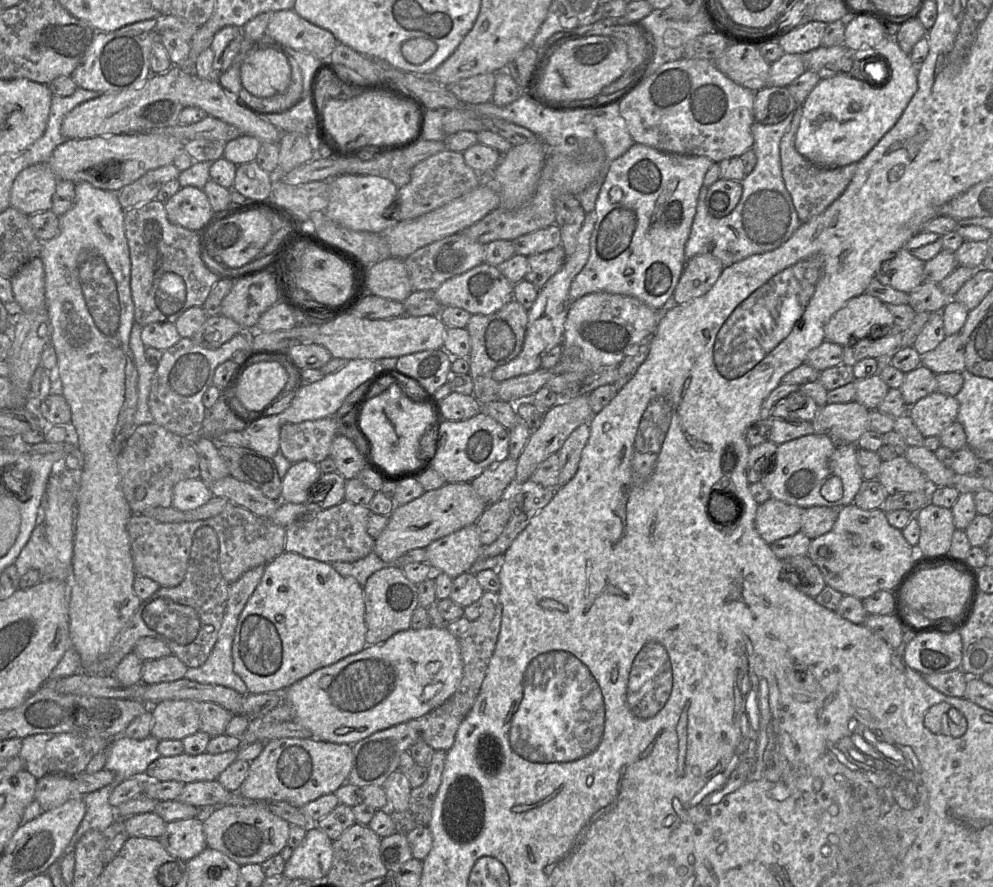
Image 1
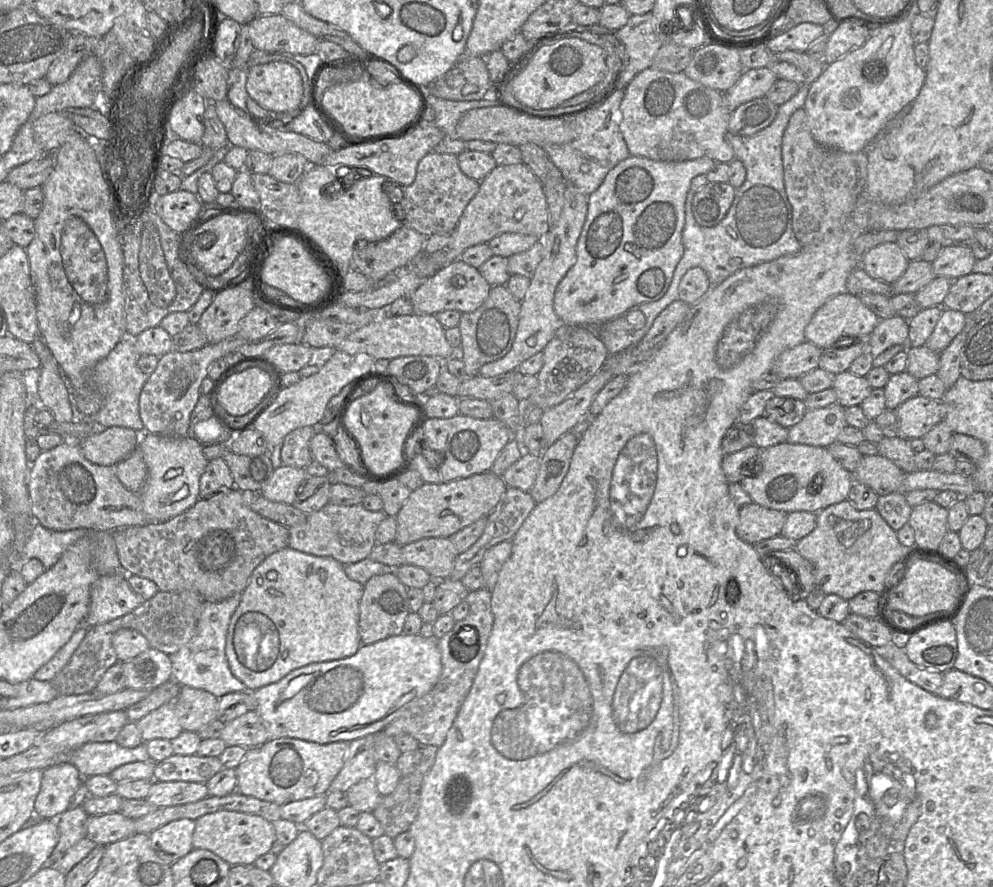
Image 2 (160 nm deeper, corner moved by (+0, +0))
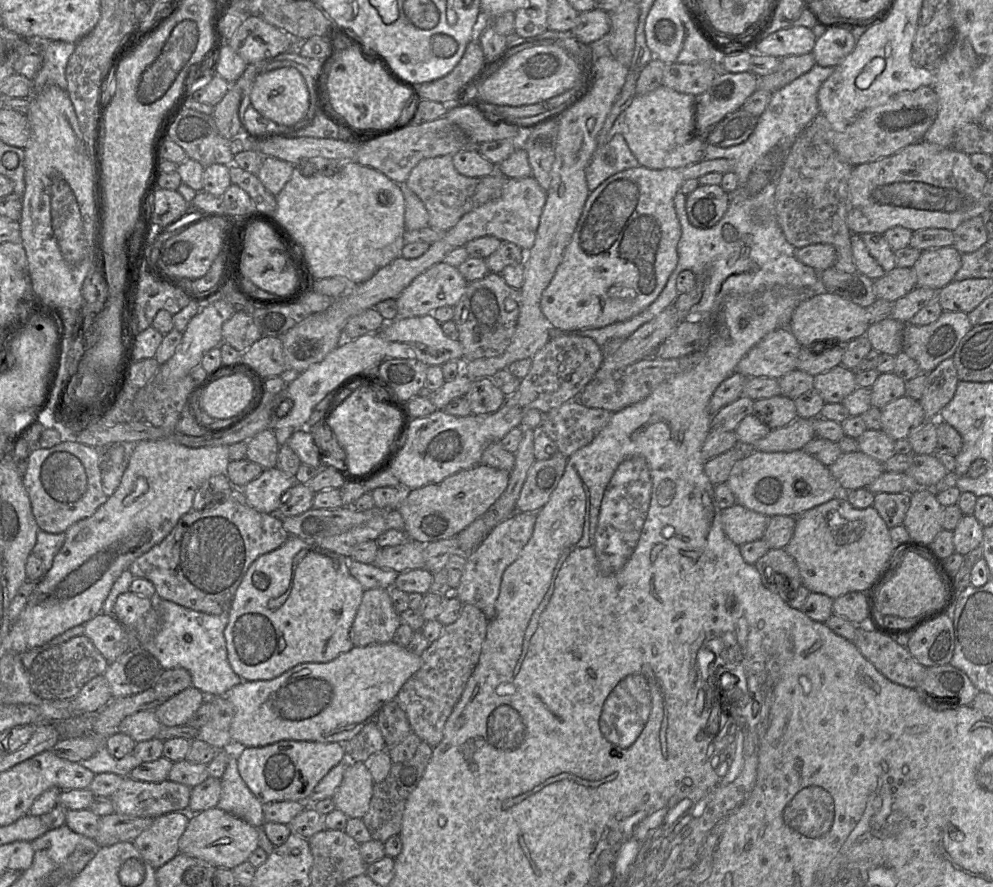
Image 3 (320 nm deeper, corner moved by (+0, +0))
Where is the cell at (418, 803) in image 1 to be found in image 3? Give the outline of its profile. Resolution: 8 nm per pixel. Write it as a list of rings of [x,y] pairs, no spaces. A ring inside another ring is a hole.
[[[421,741],[414,755],[402,762],[392,762],[389,773],[381,782],[373,784],[369,809],[361,818],[372,839],[385,842],[392,835],[399,835],[408,796],[417,786],[432,756],[433,748]]]

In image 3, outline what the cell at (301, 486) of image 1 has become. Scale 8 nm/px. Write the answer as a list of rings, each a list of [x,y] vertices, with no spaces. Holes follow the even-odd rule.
[[[274,467],[264,469],[256,479],[239,489],[243,491],[247,503],[252,508],[272,514],[295,484],[295,476],[286,475]]]

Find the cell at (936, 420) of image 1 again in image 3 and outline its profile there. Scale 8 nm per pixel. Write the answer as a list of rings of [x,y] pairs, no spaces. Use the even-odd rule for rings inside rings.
[[[900,397],[880,409],[881,431],[894,441],[908,436],[927,421],[924,410],[910,397]]]

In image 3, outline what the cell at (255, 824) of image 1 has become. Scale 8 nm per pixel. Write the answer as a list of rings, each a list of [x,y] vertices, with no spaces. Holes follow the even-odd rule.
[[[216,807],[190,815],[187,827],[179,839],[178,848],[179,853],[204,860],[217,868],[233,869],[248,861],[251,853],[259,847],[258,836],[259,828],[256,828],[243,819]]]

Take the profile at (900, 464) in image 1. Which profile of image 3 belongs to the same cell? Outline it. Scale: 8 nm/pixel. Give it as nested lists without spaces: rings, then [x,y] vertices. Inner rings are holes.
[[[861,451],[842,453],[829,471],[842,491],[866,488],[883,472],[883,464]]]

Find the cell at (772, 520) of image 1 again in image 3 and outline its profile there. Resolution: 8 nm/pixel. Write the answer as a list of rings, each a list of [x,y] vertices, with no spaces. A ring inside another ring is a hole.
[[[739,503],[721,510],[724,532],[738,546],[762,539],[770,518]]]

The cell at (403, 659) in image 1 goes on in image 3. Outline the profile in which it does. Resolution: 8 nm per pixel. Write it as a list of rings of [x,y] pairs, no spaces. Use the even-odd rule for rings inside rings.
[[[394,642],[354,646],[325,663],[301,663],[271,680],[242,681],[225,697],[234,707],[230,736],[234,748],[263,747],[280,740],[306,740],[322,743],[349,741],[370,722],[378,711],[395,699],[402,685],[421,666],[421,657]]]

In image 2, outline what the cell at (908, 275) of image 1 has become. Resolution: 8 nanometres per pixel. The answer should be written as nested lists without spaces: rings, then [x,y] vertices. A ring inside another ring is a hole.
[[[886,242],[869,249],[860,258],[860,267],[870,277],[892,284],[904,274],[909,262],[896,242]]]

